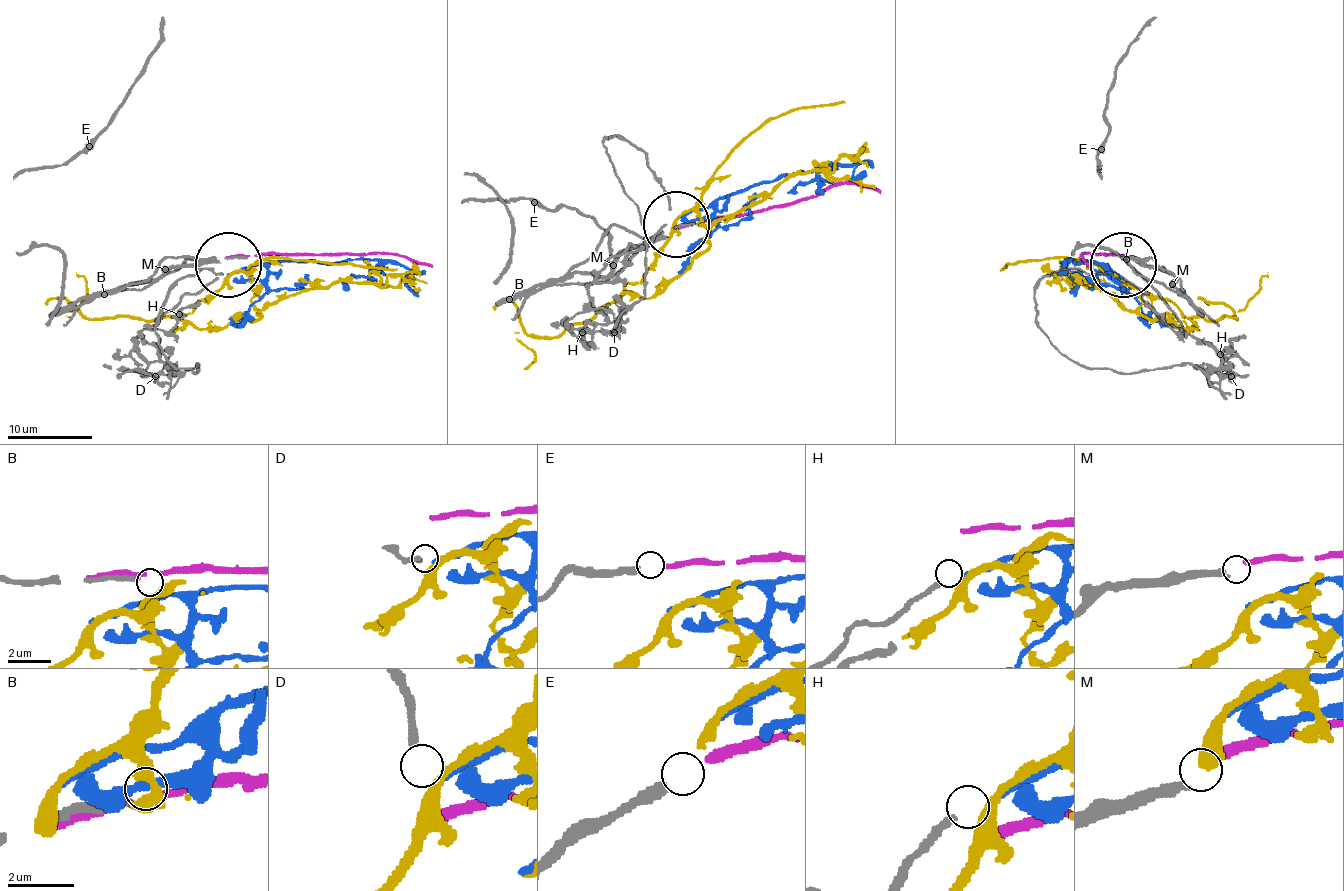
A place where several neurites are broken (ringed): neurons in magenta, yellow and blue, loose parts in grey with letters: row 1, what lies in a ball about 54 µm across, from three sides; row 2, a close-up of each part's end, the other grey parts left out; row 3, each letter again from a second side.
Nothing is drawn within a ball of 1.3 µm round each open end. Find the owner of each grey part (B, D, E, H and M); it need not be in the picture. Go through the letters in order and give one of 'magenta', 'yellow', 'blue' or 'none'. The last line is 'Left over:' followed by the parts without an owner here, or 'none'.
B: none
D: none
E: magenta
H: blue
M: none
Left over: B, D, M

